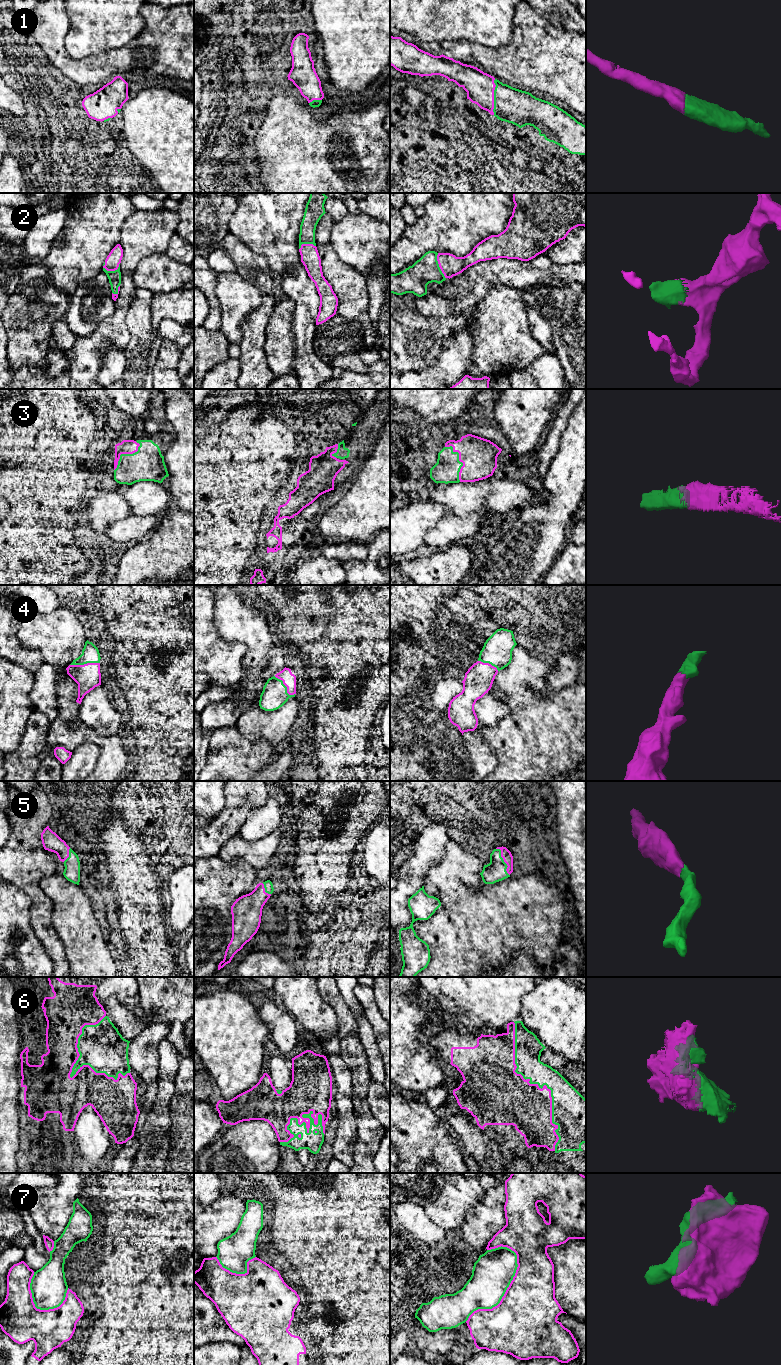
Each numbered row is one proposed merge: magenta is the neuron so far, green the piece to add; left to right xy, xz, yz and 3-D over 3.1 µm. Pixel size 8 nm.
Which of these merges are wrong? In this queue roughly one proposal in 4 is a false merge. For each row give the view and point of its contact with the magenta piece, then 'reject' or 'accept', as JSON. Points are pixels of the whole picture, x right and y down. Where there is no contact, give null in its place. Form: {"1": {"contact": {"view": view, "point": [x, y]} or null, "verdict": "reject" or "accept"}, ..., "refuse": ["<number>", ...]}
{"1": {"contact": {"view": "yz", "point": [493, 97]}, "verdict": "accept"}, "2": {"contact": {"view": "yz", "point": [439, 266]}, "verdict": "accept"}, "3": {"contact": {"view": "yz", "point": [459, 460]}, "verdict": "accept"}, "4": {"contact": {"view": "xy", "point": [84, 664]}, "verdict": "accept"}, "5": {"contact": {"view": "yz", "point": [504, 861]}, "verdict": "accept"}, "6": {"contact": {"view": "yz", "point": [537, 1085]}, "verdict": "accept"}, "7": {"contact": {"view": "yz", "point": [505, 1293]}, "verdict": "reject"}, "refuse": ["7"]}

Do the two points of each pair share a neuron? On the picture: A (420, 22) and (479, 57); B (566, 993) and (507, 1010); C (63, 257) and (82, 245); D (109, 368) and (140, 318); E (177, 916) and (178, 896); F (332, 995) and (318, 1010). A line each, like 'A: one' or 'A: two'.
A: two
B: two
C: one
D: two
E: one
F: two

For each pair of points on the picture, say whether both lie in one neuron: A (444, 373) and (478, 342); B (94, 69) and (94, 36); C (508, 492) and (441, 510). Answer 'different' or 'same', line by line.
A: same
B: different
C: different

